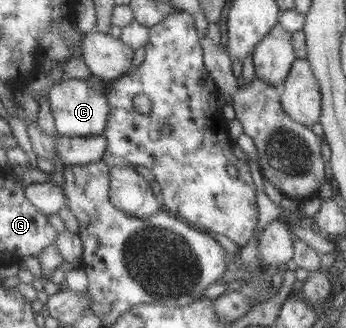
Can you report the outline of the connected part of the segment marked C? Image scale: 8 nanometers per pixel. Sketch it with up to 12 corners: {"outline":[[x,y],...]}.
{"outline":[[88,80],[49,93],[60,136],[108,130],[112,105]]}

